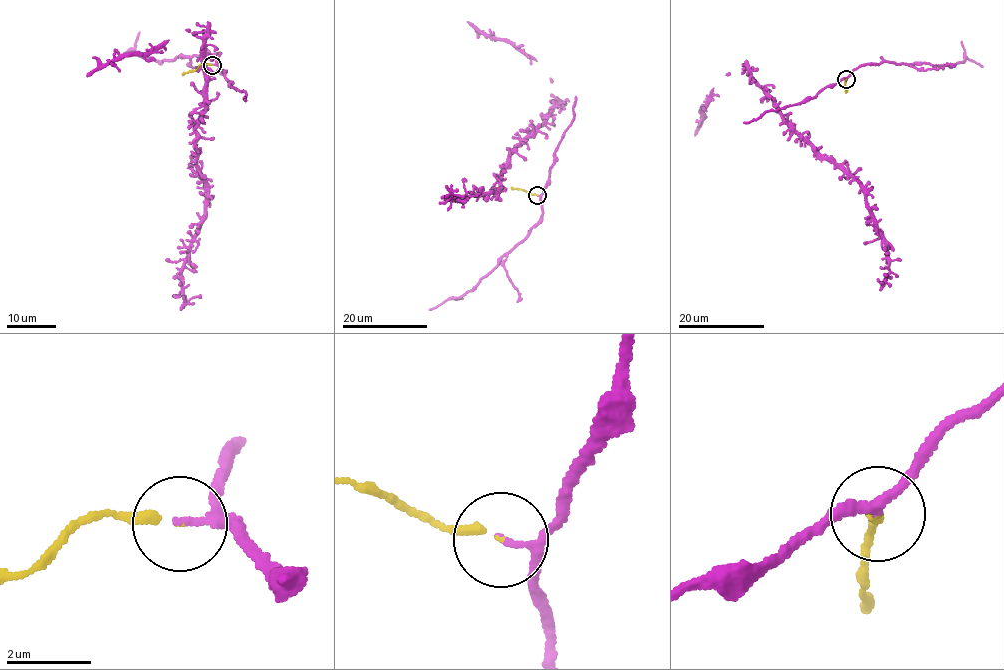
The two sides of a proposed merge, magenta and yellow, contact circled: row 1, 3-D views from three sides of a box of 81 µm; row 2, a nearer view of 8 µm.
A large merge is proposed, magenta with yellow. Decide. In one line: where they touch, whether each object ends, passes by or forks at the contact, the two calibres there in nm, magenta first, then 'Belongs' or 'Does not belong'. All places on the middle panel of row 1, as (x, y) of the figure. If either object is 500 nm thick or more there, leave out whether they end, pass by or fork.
Place: (537, 195). At the ring magenta passes by. At the ring yellow ends. Thickness 130 nm (magenta) against 190 nm. Belongs

